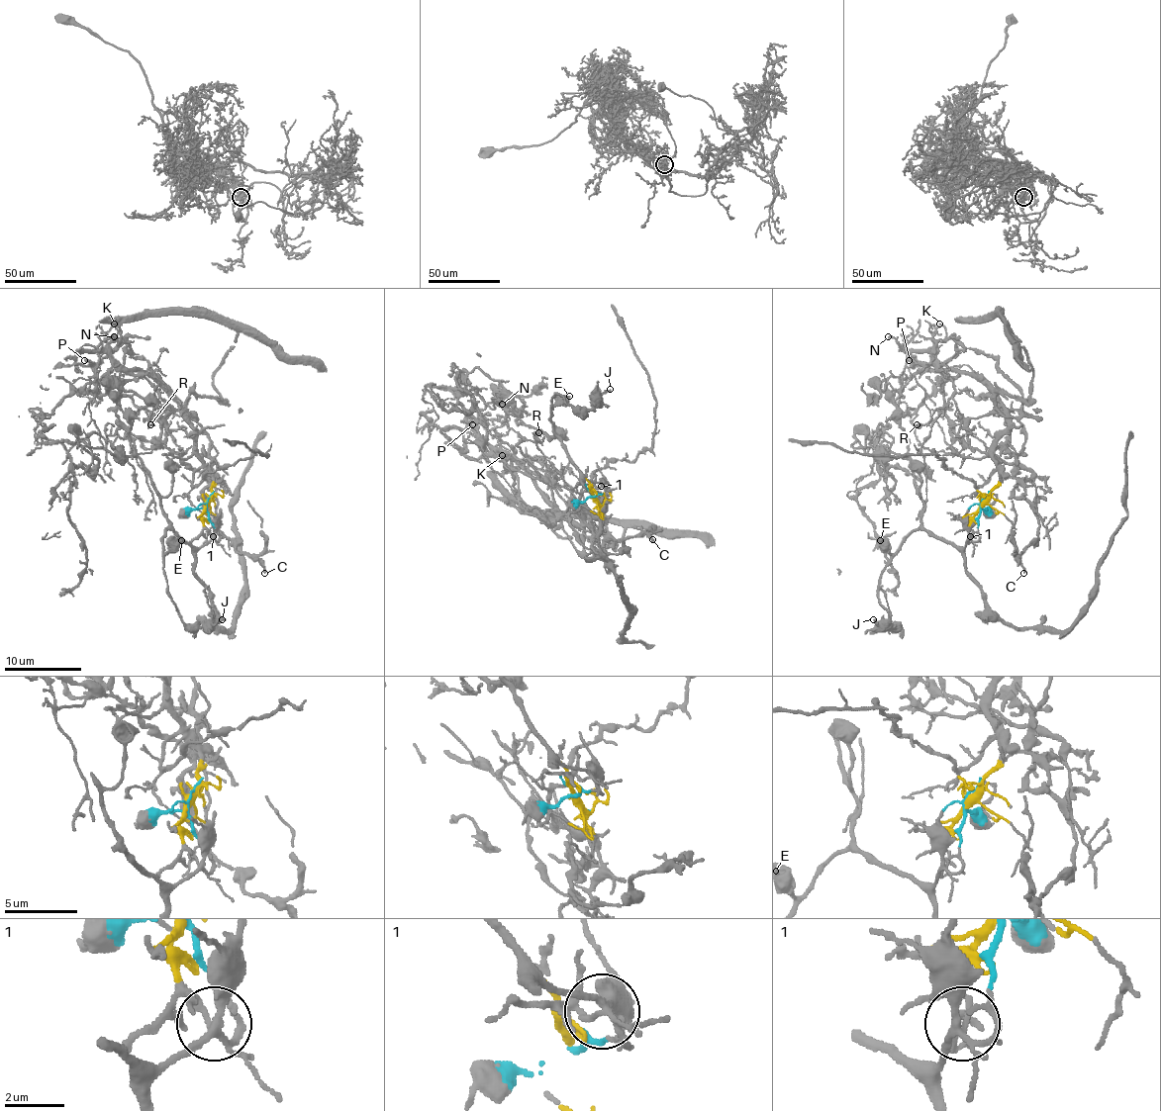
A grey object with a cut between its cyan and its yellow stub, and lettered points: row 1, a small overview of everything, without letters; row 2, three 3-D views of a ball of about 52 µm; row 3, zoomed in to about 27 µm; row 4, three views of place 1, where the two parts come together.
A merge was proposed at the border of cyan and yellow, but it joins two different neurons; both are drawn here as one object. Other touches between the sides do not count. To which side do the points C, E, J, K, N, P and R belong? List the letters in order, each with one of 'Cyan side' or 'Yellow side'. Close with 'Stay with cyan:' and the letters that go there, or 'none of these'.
C: Yellow side
E: Cyan side
J: Cyan side
K: Yellow side
N: Yellow side
P: Yellow side
R: Yellow side
Stay with cyan: E, J

